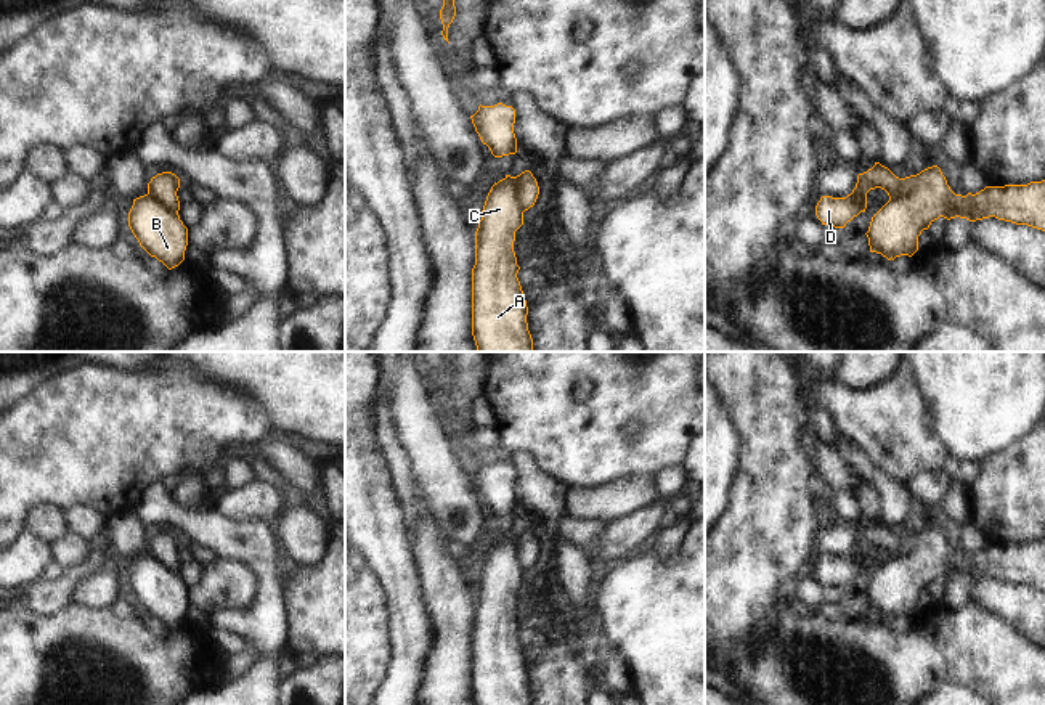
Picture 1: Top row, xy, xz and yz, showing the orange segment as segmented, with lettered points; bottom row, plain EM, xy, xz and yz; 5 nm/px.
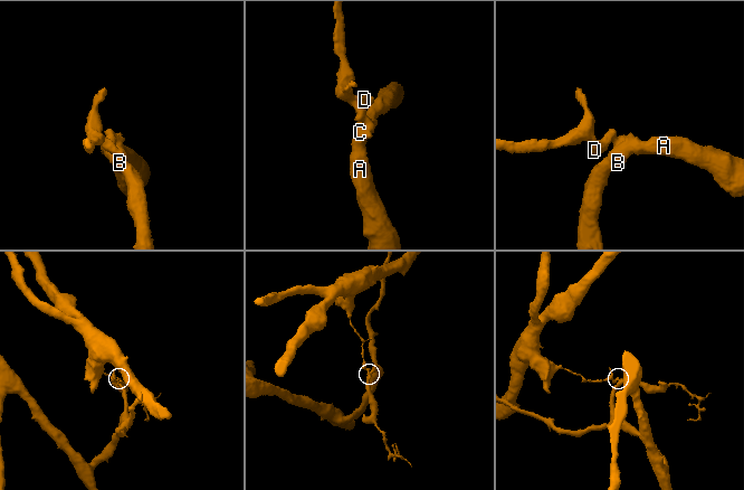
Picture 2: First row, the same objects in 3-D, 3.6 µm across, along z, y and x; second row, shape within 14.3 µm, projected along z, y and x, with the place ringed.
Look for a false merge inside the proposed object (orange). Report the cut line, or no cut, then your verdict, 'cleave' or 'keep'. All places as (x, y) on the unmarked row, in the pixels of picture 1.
cut yz (917, 535), (917, 545), (910, 554), (890, 559); cleave

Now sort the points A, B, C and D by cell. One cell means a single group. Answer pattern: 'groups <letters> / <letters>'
groups A B C / D

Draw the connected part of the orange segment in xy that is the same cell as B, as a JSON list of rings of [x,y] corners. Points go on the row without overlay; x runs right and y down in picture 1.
[[[149,552],[133,559],[128,586],[140,605],[169,630],[185,620],[188,588],[178,572],[167,570]]]

